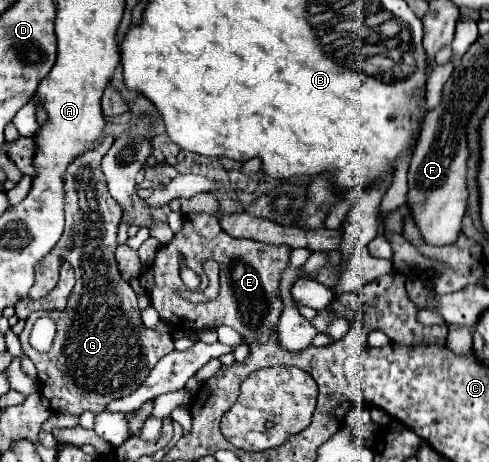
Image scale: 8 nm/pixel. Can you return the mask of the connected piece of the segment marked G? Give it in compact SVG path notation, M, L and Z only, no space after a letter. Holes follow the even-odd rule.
M106 135L94 149L86 151L84 155L78 155L70 167L64 173L64 207L66 207L66 223L68 223L68 235L70 229L76 229L76 245L74 249L68 253L64 247L54 247L44 259L64 259L70 265L74 265L78 283L70 293L68 299L68 307L64 311L36 311L26 319L26 327L24 331L18 335L20 345L24 349L24 353L32 359L32 363L36 365L38 371L38 383L40 387L50 387L52 397L50 407L56 413L70 413L70 415L82 415L84 411L92 411L94 415L100 415L104 411L104 407L118 397L126 397L132 391L136 391L136 387L140 387L140 383L144 383L144 379L148 377L148 373L152 371L152 367L168 353L172 353L174 349L174 341L170 333L156 333L152 329L146 329L142 319L140 319L140 309L138 309L138 299L130 287L128 281L124 281L118 273L116 267L116 259L114 259L114 251L116 251L116 233L118 233L118 225L122 219L122 209L120 205L112 199L112 195L108 193L106 187L106 179L100 171L100 161L102 157L108 153L110 145L114 143L112 135ZM42 315L48 315L50 319L54 319L58 331L56 331L56 339L54 345L48 353L38 353L28 345L28 335L30 329L34 325L34 321Z

